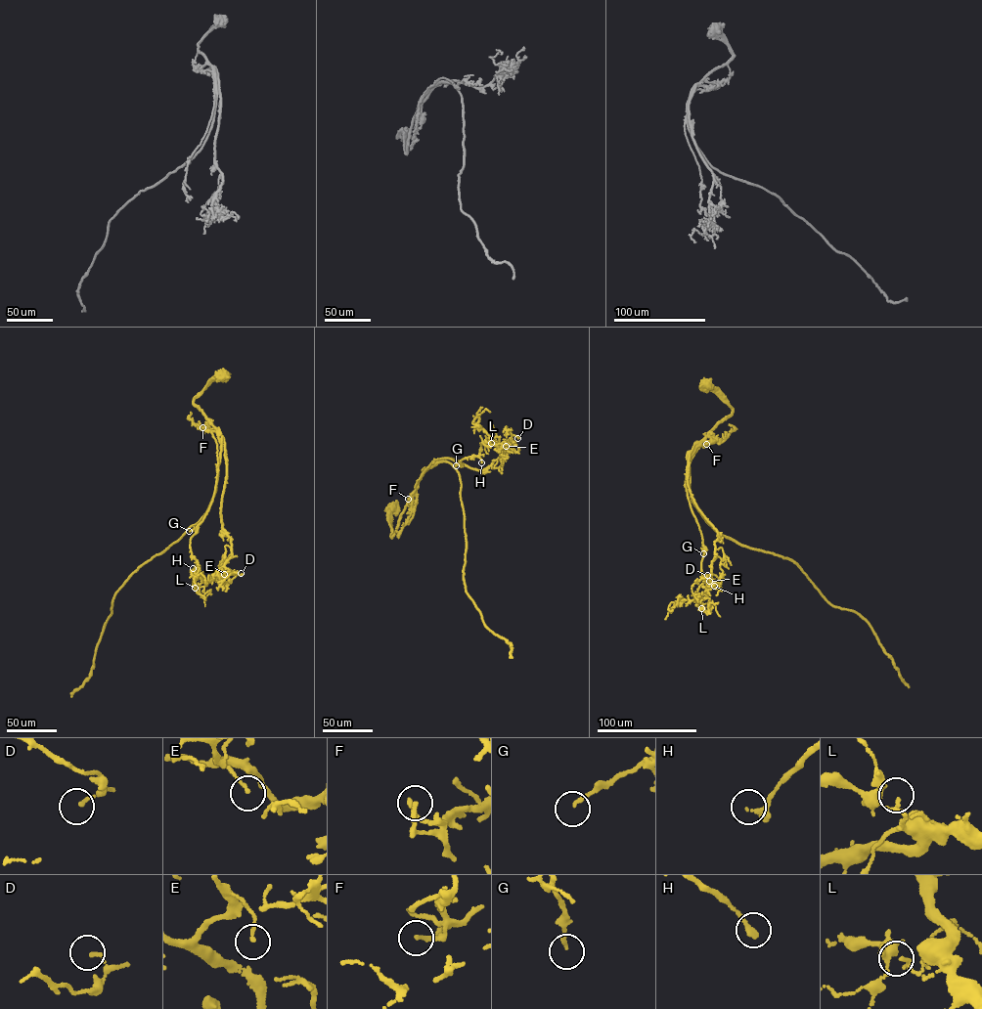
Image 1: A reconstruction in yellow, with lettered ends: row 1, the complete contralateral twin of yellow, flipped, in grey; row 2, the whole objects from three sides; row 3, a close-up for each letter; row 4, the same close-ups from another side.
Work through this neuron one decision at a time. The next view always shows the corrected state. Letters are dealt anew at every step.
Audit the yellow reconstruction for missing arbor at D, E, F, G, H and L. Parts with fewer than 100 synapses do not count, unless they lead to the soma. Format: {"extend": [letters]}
{"extend": []}

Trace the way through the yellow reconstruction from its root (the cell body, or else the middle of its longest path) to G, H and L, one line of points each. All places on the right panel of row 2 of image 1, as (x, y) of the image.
G: (704, 385), (727, 399), (732, 411), (711, 430), (694, 453), (686, 480), (690, 506), (701, 533), (703, 553)
H: (704, 385), (727, 399), (732, 409), (694, 453), (685, 482), (704, 548), (702, 575), (714, 586)
L: (704, 385), (727, 399), (732, 411), (694, 453), (686, 480), (704, 548), (705, 581), (696, 597), (701, 608)

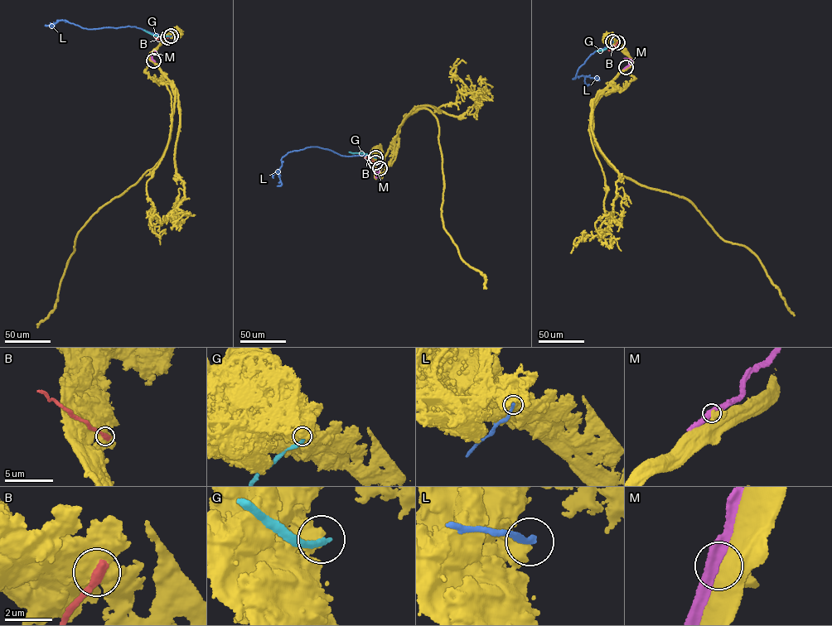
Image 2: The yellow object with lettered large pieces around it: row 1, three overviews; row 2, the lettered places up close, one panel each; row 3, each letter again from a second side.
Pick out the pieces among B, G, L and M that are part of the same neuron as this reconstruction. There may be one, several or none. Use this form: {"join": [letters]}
{"join": []}

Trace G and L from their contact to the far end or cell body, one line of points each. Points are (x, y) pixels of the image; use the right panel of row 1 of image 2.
G: (612, 41), (604, 50), (597, 50)
L: (612, 41), (591, 55), (572, 79), (582, 75), (599, 80), (597, 77)

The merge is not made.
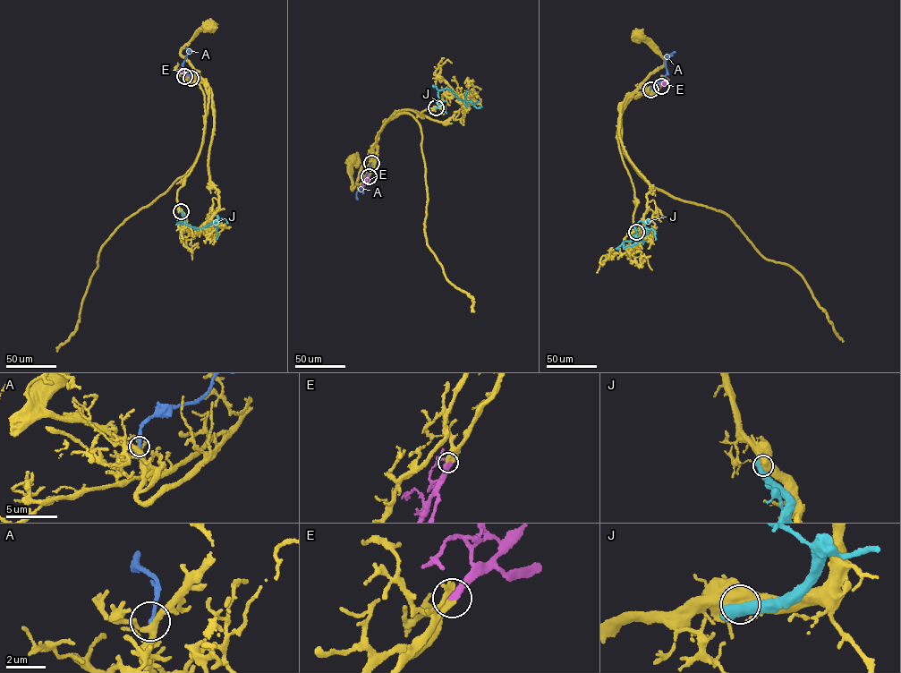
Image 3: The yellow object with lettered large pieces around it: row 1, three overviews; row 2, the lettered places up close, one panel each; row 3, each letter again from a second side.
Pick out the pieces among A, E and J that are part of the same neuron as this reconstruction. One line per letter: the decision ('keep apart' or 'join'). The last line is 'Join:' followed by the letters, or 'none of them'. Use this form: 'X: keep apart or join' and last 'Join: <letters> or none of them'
A: keep apart
E: join
J: keep apart
Join: E

